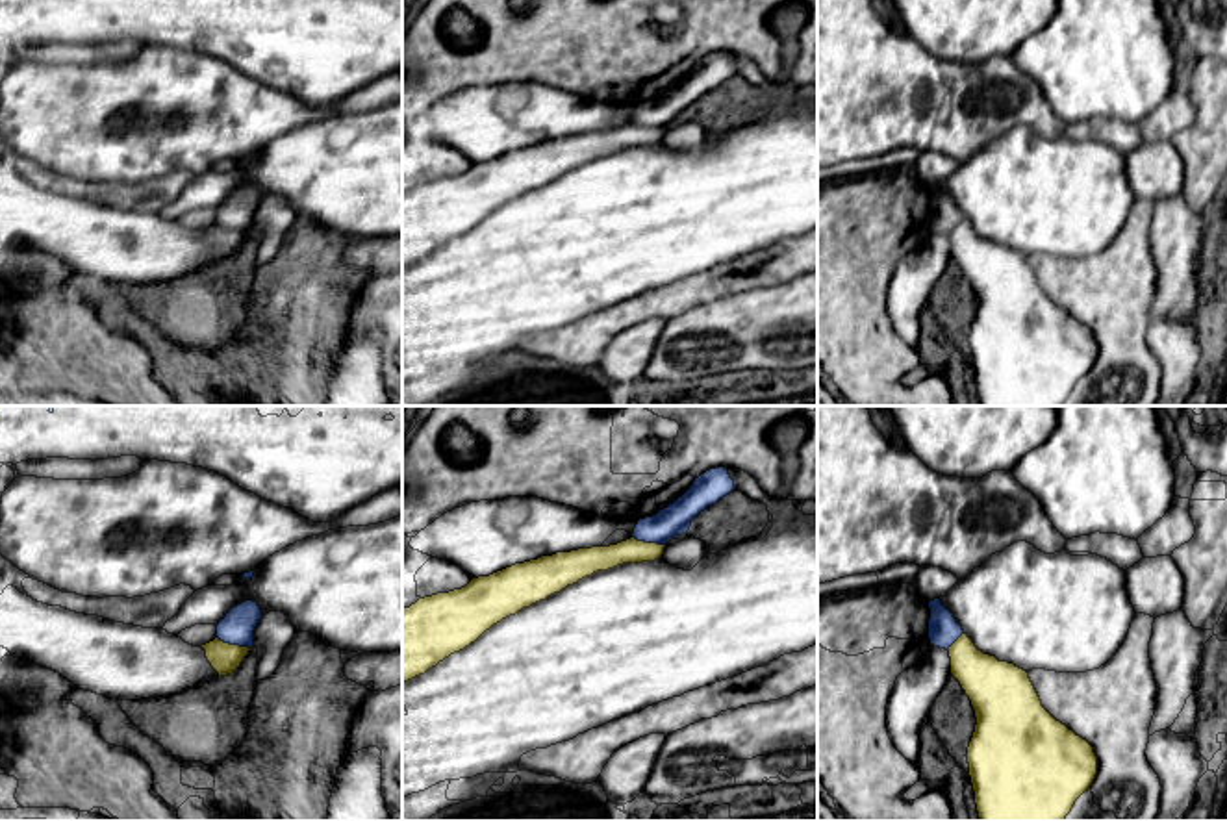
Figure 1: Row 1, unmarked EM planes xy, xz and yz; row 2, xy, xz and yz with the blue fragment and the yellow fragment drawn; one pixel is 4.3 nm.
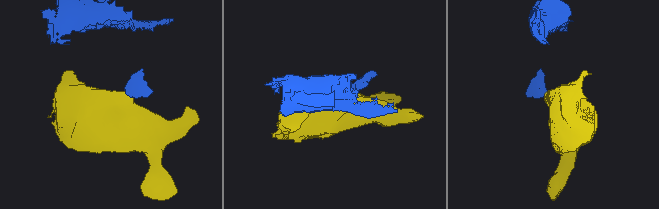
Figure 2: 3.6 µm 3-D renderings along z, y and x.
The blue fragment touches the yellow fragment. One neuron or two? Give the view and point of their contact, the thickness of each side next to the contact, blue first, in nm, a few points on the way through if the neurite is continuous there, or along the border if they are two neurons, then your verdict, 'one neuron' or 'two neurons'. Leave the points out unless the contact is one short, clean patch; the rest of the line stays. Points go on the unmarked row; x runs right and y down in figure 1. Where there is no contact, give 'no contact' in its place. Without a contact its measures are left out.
meets blue in xy at (234, 228); 150 nm thick on the blue side, 140 nm on the other; border along xy (217, 221), (249, 234); two neurons

